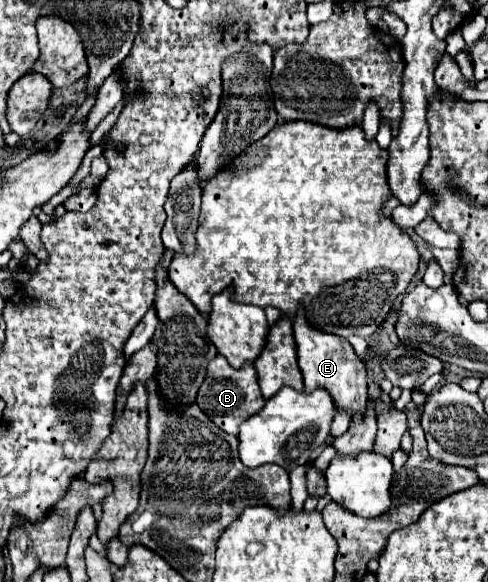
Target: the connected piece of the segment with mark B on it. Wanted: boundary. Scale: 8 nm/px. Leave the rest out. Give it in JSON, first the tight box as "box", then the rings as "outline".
{"box":[196,355,266,435],"outline":[[[216,355],[214,361],[210,361],[208,365],[208,375],[206,381],[202,383],[202,389],[198,391],[196,403],[220,429],[224,429],[230,435],[238,435],[240,423],[260,413],[266,401],[258,389],[256,369],[252,363],[246,363],[242,369],[234,369],[222,355]]]}

